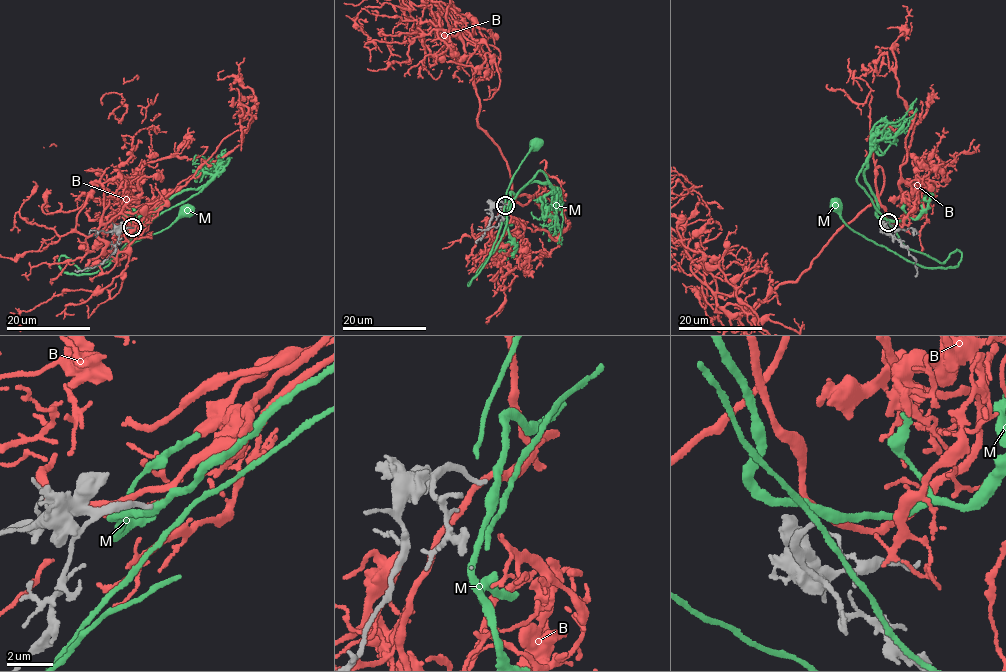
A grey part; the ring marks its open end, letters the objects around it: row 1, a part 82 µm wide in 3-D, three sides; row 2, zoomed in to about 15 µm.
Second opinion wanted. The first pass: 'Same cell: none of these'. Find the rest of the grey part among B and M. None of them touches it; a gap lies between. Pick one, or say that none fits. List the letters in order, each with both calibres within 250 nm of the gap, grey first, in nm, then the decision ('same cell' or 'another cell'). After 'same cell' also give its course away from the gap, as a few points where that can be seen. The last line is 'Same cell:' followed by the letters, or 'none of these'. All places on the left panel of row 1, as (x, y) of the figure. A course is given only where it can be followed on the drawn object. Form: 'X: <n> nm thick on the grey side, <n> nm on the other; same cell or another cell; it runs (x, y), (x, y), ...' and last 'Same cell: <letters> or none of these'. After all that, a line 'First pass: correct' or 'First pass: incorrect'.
B: 220 nm thick on the grey side, 240 nm on the other; same cell
M: 220 nm thick on the grey side, 360 nm on the other; another cell
Same cell: B
First pass: incorrect

